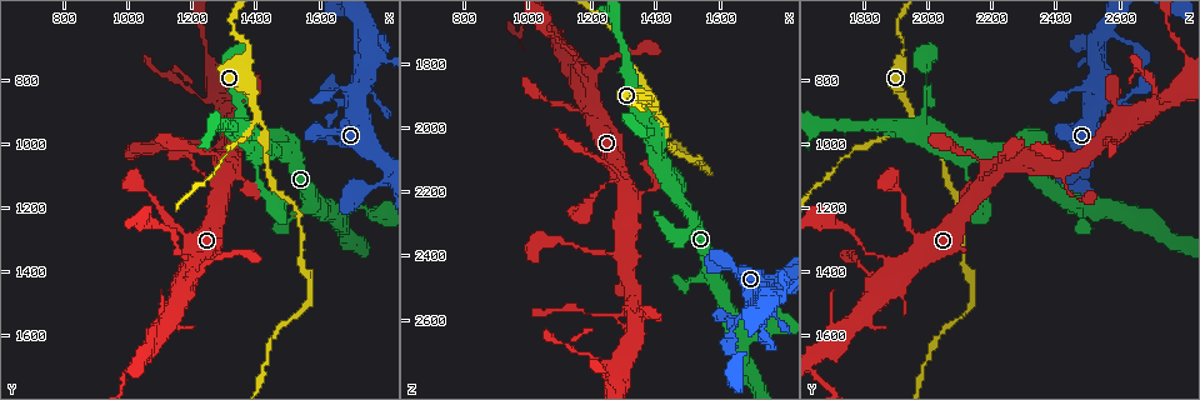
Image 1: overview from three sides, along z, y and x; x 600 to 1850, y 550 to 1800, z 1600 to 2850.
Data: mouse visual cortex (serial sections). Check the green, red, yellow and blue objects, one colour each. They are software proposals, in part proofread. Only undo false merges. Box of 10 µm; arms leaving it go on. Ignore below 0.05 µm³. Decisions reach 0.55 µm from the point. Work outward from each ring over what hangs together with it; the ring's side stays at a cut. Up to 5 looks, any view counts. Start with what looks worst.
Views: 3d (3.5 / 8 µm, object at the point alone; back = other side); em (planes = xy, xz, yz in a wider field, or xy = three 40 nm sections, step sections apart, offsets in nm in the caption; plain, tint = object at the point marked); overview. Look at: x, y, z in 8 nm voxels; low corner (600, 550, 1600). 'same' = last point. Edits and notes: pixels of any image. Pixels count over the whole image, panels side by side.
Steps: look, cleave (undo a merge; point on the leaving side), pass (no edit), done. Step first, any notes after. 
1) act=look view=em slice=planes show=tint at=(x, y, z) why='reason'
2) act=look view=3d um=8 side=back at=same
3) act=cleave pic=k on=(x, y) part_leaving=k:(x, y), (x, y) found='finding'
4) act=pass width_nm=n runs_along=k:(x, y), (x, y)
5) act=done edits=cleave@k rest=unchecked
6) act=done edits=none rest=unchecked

act=look view=3d um=3.5 at=(1650, 860, 2620) why='calibre changes'

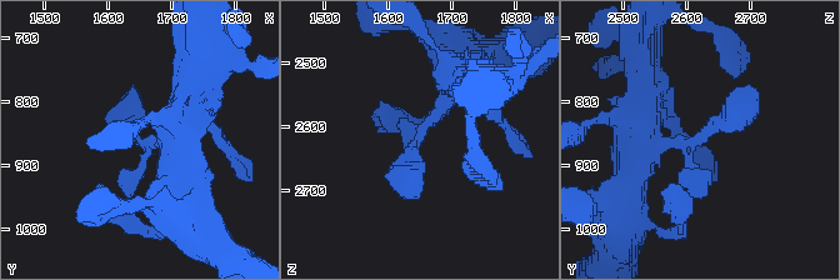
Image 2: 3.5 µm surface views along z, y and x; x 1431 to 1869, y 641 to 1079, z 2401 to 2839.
act=look view=em slice=xy step=5 show=tint at=(1650, 855, 2620) why='need the tissue'

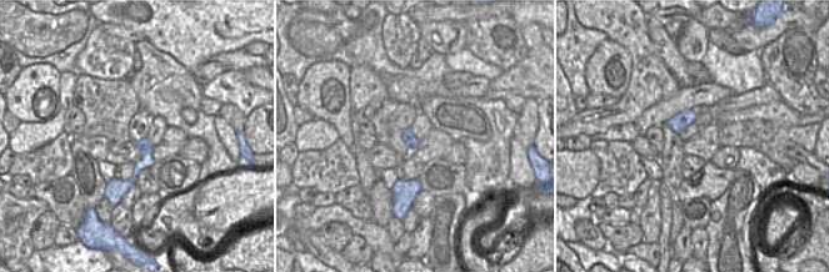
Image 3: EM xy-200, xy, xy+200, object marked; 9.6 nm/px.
act=look view=em slice=xy step=1 show=tint at=same

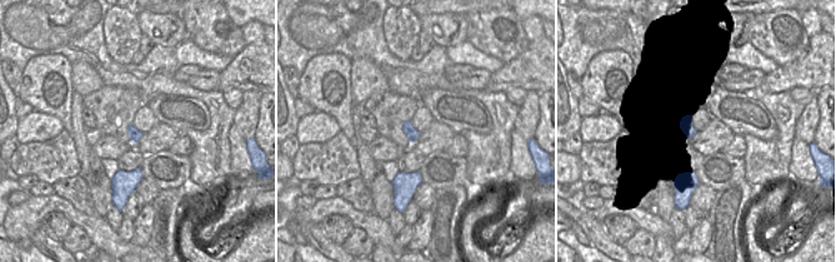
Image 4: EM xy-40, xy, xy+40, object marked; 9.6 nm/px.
act=pass runs_along=2:(638, 154), (701, 139), (749, 85) found='one cell here'

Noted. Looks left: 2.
act=look view=3d um=3.5 at=(1410, 920, 1950) why='a fork'

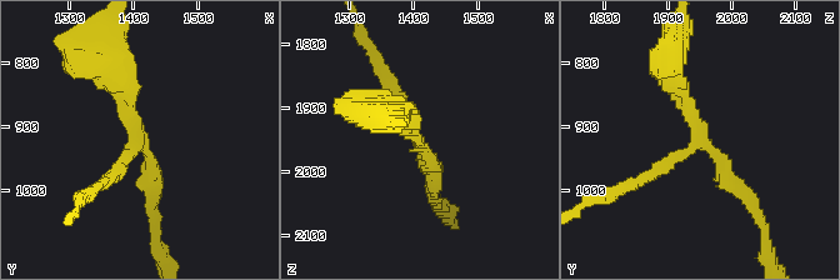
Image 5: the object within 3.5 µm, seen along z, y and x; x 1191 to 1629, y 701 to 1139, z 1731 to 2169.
act=look view=em slice=xy step=1 show=tint at=(1405, 915, 1955) arms=3 arm_widths_nm=200,200,300

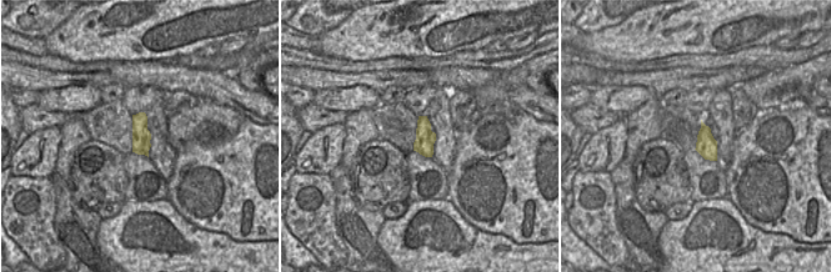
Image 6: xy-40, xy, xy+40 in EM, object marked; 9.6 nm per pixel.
act=cleave pic=5 on=(661, 170) width_nm=190 part_leaving=5:(695, 143), (663, 170), (601, 196) found='two cells meet here'

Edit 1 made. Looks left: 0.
act=done edits=cleave@5 rest=unchecked

